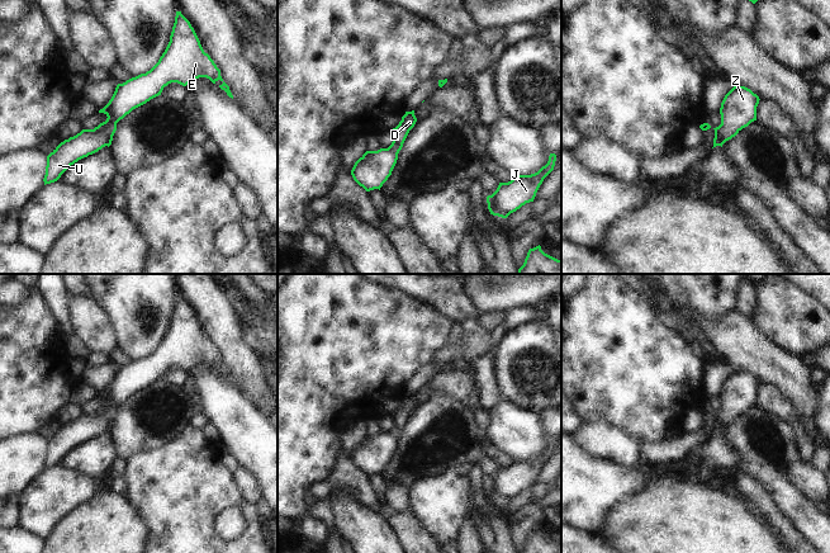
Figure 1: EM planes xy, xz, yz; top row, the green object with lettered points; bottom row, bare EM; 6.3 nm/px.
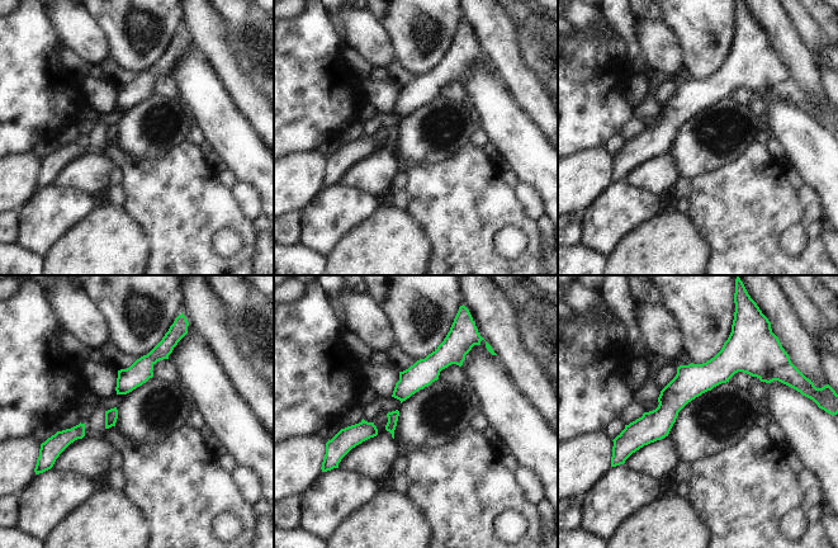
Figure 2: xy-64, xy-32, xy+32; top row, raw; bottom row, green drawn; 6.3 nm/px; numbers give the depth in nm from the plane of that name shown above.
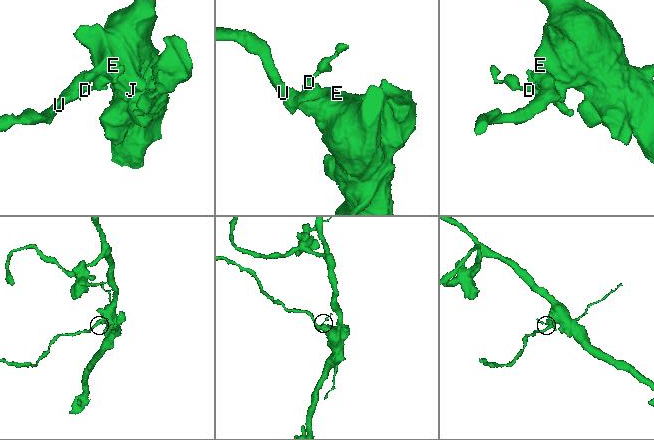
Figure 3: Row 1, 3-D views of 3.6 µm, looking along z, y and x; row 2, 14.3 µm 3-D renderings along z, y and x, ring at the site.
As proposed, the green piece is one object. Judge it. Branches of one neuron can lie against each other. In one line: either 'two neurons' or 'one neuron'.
two neurons

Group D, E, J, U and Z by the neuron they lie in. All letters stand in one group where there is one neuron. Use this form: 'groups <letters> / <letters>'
groups D / E J U Z

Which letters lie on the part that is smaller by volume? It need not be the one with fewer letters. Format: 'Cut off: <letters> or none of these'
Cut off: D.

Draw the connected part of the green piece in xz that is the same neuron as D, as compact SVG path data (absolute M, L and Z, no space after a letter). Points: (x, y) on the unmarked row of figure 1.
M414 394L405 396L399 408L390 415L393 426L388 433L394 435L395 438L399 438L409 415L414 411L416 406L417 402L414 400Z

